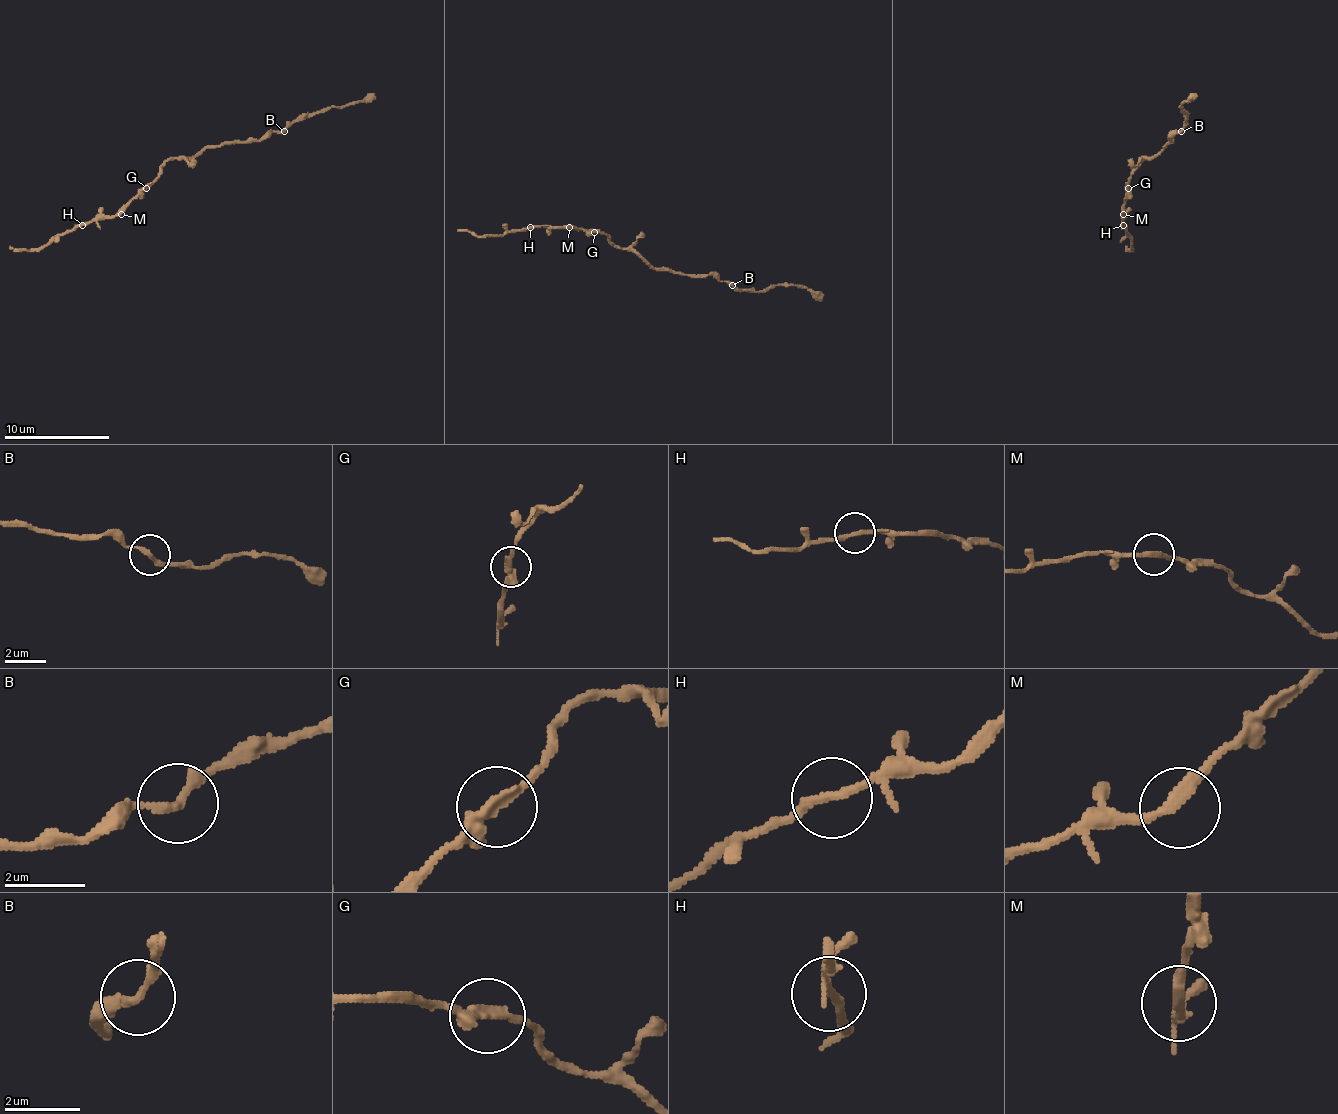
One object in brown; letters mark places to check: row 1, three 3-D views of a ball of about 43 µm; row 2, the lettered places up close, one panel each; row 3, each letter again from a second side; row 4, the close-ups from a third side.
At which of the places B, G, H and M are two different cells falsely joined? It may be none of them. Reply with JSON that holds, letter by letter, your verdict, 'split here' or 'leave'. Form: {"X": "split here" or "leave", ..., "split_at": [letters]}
{"B": "split here", "G": "leave", "H": "leave", "M": "leave", "split_at": ["B"]}

